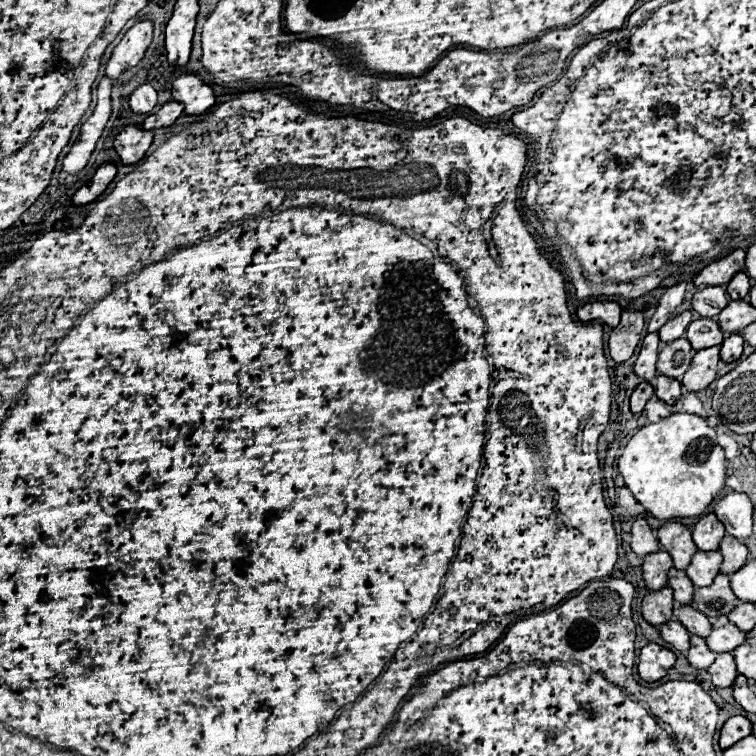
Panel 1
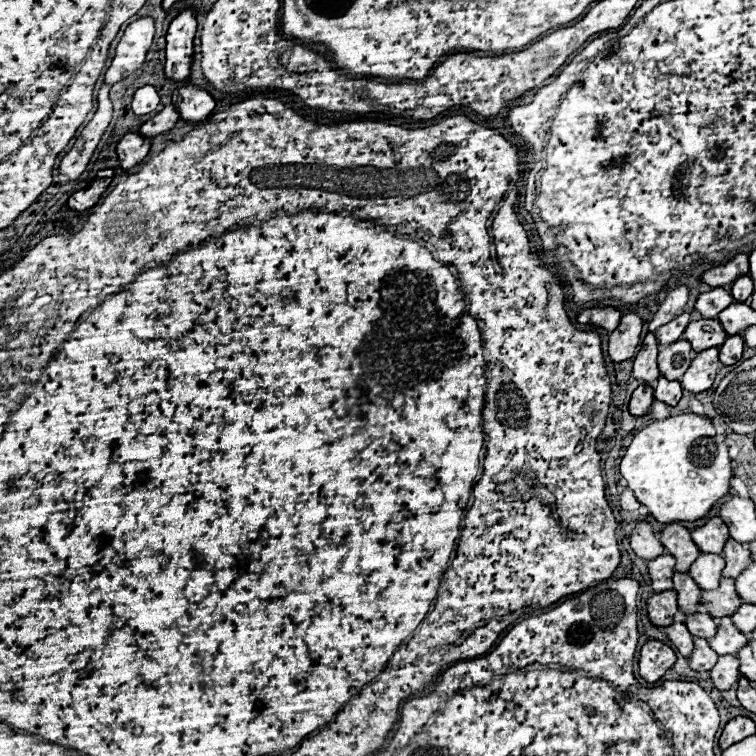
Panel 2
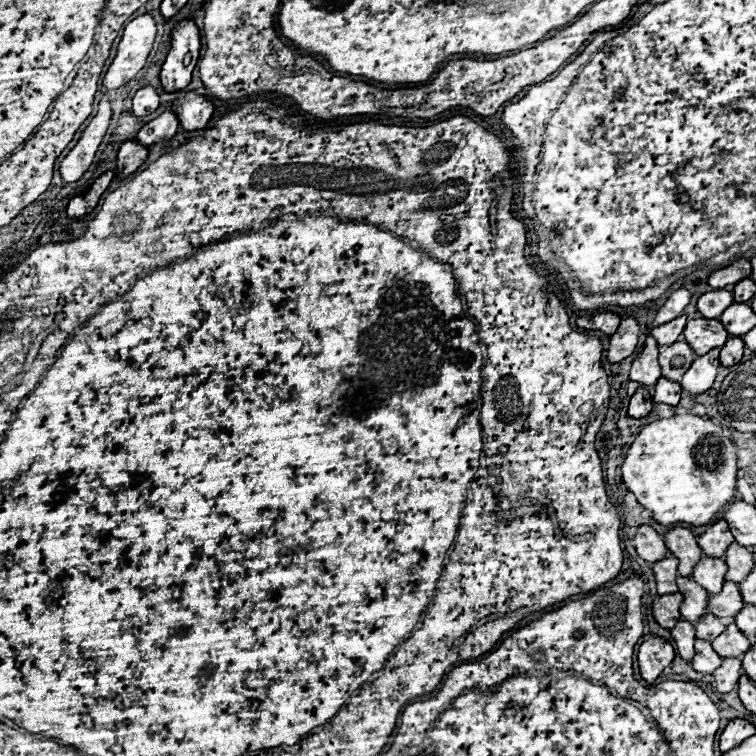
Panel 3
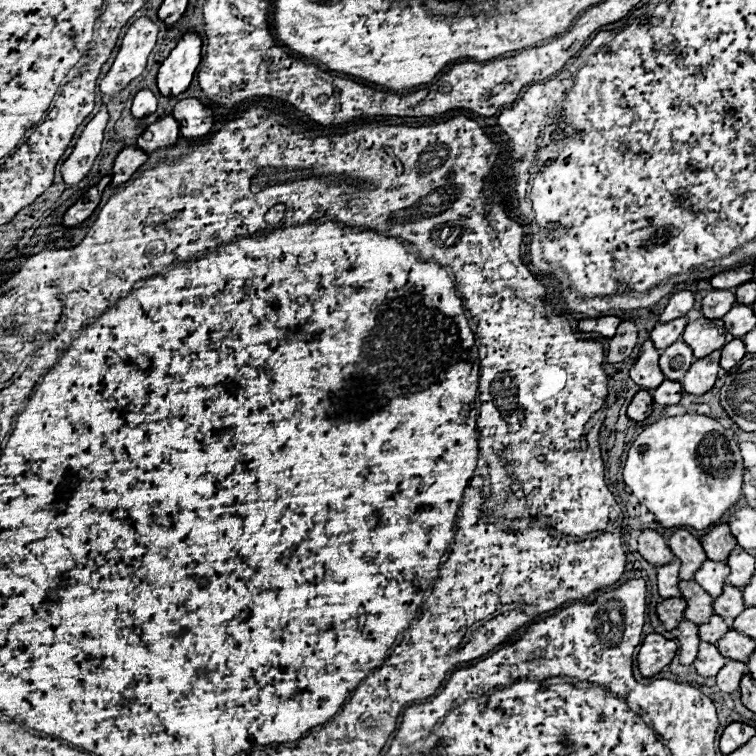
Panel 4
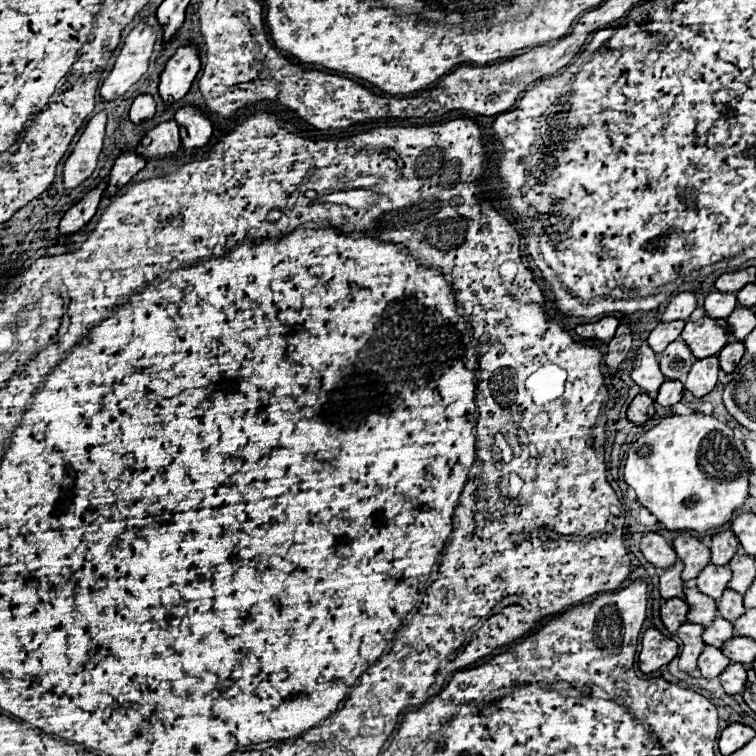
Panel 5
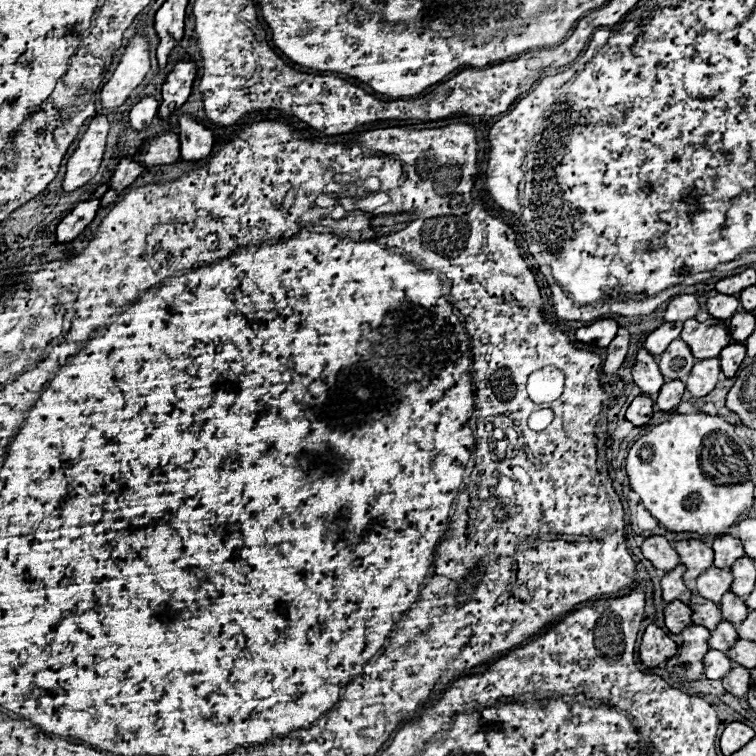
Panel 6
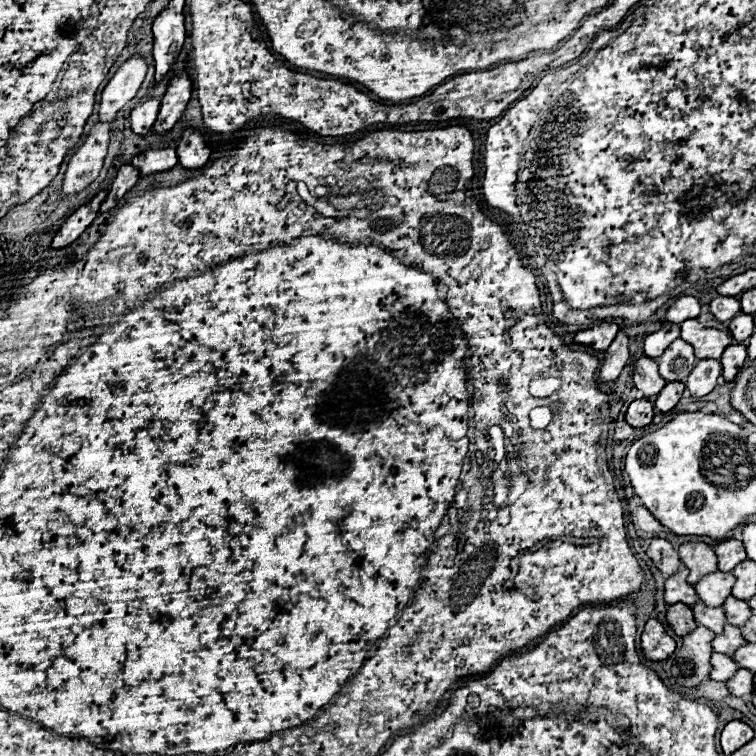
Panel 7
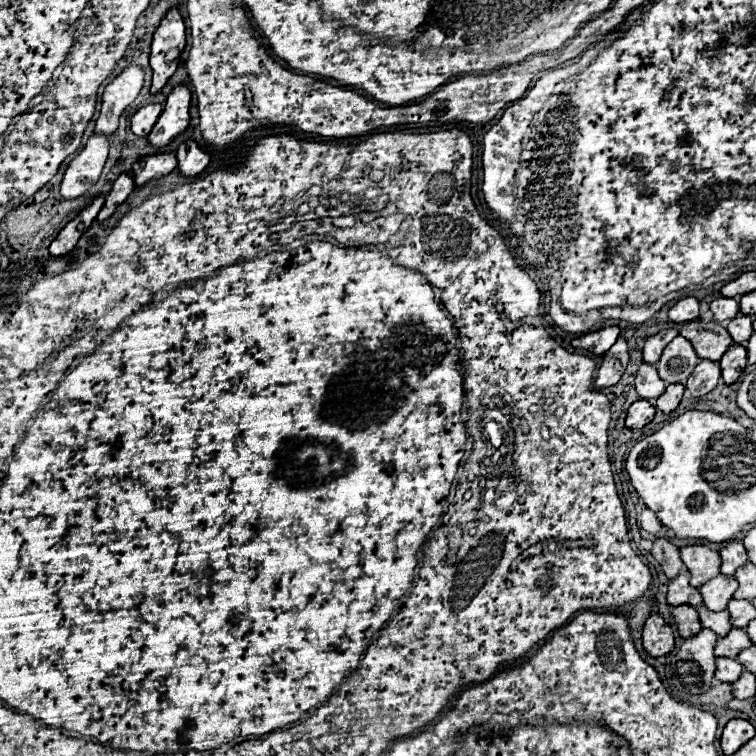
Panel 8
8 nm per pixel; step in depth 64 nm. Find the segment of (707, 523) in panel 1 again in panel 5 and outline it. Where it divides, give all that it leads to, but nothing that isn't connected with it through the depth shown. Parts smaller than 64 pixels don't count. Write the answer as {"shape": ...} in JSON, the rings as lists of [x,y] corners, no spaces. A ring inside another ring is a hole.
{"shape":[[[720,528],[720,532],[716,532],[710,542],[712,564],[716,564],[716,566],[728,564],[730,558],[738,552],[738,546],[740,546],[740,542],[736,542],[736,536],[730,530]]]}

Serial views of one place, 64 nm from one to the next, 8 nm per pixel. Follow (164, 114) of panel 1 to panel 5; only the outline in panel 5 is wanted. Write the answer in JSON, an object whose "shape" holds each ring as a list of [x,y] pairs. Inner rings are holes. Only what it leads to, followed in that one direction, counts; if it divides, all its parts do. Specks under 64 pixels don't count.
{"shape":[[[174,120],[162,122],[154,126],[138,144],[136,152],[144,158],[150,156],[162,156],[176,152],[180,148],[180,136],[178,136],[178,124]]]}

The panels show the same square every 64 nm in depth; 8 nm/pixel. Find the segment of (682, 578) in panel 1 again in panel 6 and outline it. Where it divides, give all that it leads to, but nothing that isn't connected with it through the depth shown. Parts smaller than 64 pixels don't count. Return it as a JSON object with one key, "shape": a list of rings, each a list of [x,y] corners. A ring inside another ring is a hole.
{"shape":[[[692,592],[690,596],[690,608],[692,608],[692,622],[706,626],[708,630],[716,630],[716,622],[722,620],[720,608],[714,602],[708,602],[700,594]]]}

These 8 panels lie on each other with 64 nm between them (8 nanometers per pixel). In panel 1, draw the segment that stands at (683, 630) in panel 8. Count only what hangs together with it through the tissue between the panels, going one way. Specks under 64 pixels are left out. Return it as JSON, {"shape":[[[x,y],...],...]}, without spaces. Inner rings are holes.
{"shape":[[[666,586],[646,594],[642,600],[642,616],[654,626],[672,620],[672,590]]]}

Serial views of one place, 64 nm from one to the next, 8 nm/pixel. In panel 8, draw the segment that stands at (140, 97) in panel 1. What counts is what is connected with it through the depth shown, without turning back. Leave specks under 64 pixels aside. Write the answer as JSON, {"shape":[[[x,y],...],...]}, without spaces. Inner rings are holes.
{"shape":[[[148,104],[148,106],[140,108],[140,110],[132,116],[132,124],[130,124],[132,132],[134,132],[136,136],[148,136],[150,130],[152,130],[152,126],[156,124],[160,112],[162,112],[162,104]]]}

